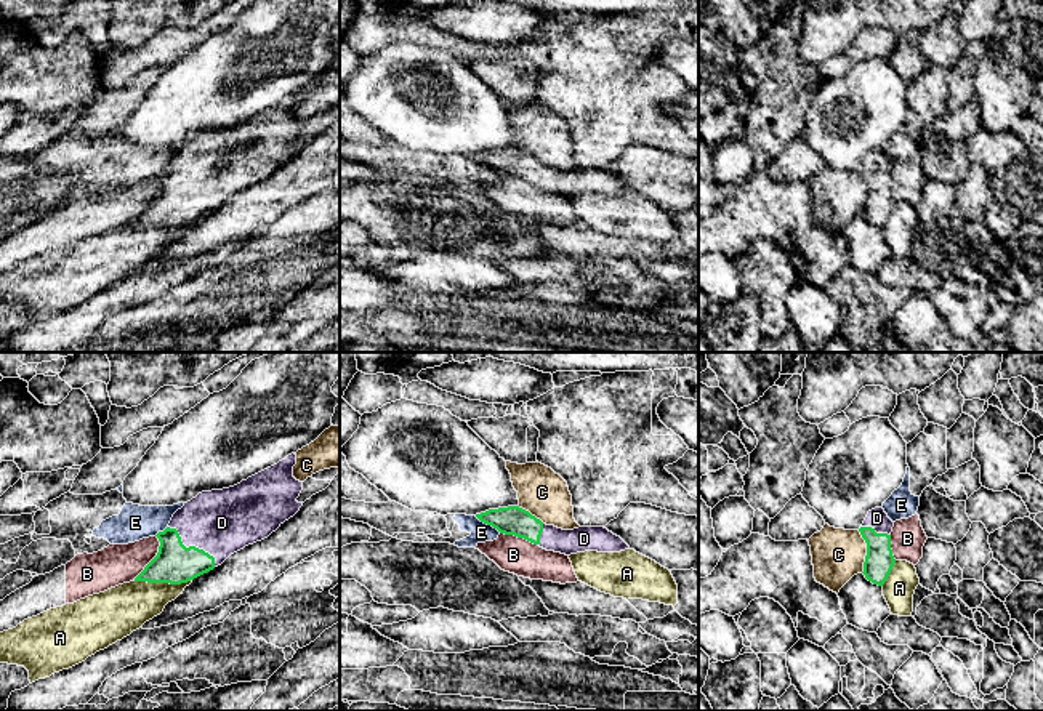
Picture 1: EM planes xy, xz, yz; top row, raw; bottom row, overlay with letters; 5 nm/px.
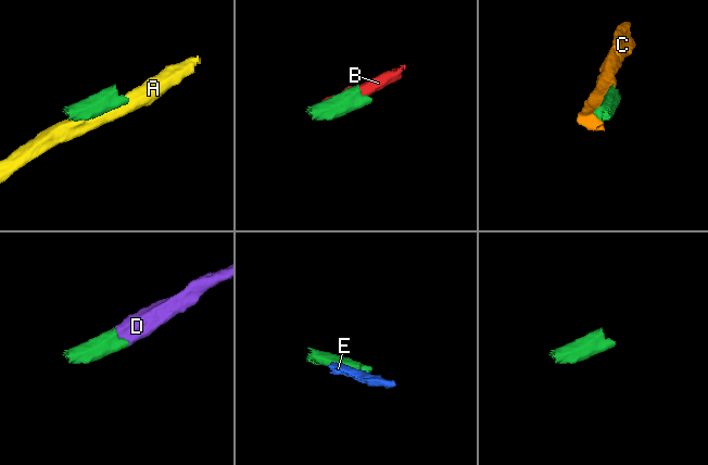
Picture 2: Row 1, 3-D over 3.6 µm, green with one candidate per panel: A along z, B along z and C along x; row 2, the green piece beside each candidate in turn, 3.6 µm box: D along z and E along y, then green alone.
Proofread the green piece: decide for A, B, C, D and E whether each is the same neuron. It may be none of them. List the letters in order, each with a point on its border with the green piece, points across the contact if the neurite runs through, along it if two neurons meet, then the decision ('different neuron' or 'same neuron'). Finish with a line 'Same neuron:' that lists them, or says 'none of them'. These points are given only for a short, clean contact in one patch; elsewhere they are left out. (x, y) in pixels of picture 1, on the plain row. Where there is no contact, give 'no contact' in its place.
A: contact xy (162, 223); different neuron
B: contact xy (154, 199); different neuron
C: contact yz (867, 192); different neuron
D: contact xy (193, 188); way xy (175, 205), (193, 188), (215, 165), (221, 164); same neuron
E: contact xz (487, 165); border xz (475, 157), (500, 173); different neuron
Same neuron: D

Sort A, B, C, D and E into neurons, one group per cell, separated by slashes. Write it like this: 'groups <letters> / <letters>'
groups A / B / C / D / E

